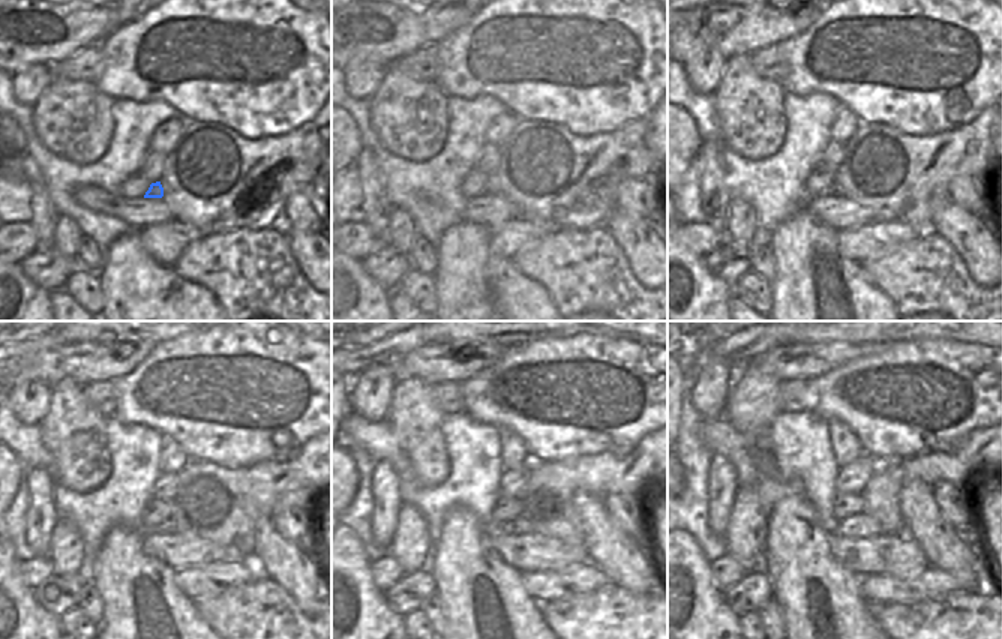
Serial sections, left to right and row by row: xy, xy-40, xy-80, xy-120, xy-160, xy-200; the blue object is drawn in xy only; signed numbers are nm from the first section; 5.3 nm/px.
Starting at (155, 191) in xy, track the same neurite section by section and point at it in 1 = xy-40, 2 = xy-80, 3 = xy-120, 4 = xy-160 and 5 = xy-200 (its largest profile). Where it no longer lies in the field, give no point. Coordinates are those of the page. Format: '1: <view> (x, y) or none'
1: xy-40 (492, 179)
2: xy-80 (834, 189)
3: xy-120 (170, 527)
4: xy-160 (521, 525)
5: xy-200 (860, 525)

